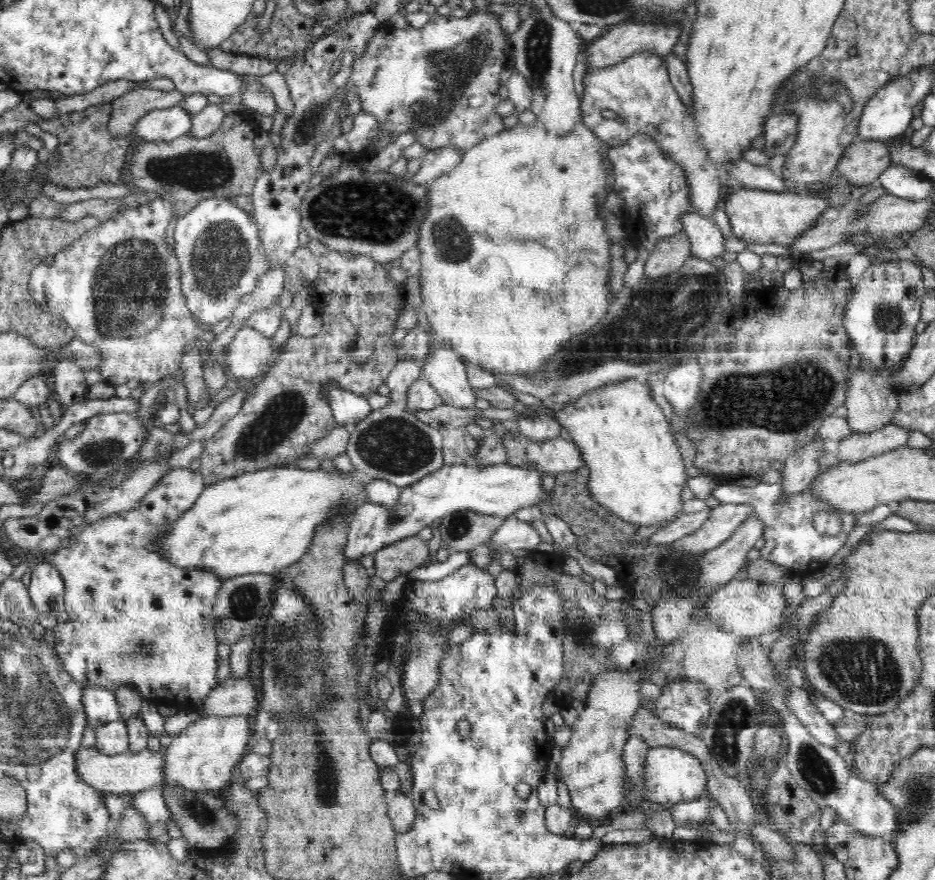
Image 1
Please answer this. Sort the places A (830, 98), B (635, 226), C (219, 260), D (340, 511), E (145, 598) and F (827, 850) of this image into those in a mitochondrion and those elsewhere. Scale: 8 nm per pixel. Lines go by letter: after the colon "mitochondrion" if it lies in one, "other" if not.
A: mitochondrion
B: other
C: mitochondrion
D: other
E: other
F: other

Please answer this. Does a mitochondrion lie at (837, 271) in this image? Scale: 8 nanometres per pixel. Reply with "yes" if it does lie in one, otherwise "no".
no

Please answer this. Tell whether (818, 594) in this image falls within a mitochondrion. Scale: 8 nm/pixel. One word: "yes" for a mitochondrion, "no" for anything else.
no

